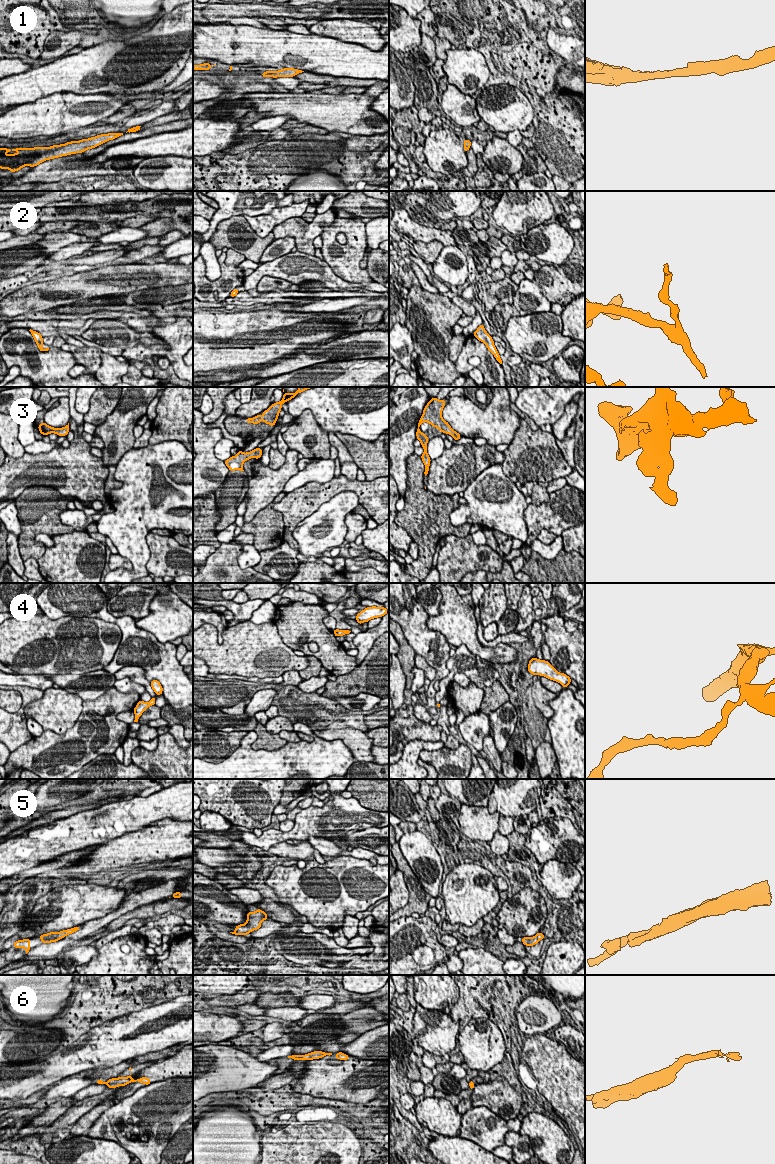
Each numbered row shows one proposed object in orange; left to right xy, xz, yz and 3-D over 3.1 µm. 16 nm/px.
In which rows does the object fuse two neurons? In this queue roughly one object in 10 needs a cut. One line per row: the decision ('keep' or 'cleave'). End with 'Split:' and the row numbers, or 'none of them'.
1: keep
2: keep
3: keep
4: keep
5: keep
6: keep
Split: none of them

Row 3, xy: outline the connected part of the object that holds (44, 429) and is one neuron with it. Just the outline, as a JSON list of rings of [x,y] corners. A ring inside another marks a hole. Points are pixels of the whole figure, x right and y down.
[[[43,422],[38,425],[38,429],[41,435],[49,435],[50,433],[55,433],[58,436],[67,436],[68,432],[70,431],[69,423],[63,428],[54,428]]]

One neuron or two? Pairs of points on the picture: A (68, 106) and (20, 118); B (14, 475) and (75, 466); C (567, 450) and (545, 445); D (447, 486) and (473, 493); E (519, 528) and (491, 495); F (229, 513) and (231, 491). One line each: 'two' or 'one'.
A: one
B: one
C: two
D: two
E: one
F: one

